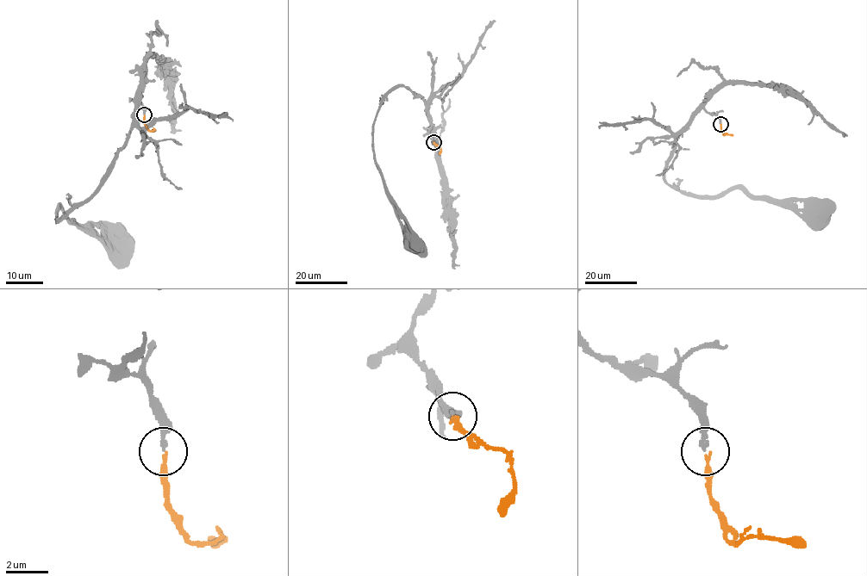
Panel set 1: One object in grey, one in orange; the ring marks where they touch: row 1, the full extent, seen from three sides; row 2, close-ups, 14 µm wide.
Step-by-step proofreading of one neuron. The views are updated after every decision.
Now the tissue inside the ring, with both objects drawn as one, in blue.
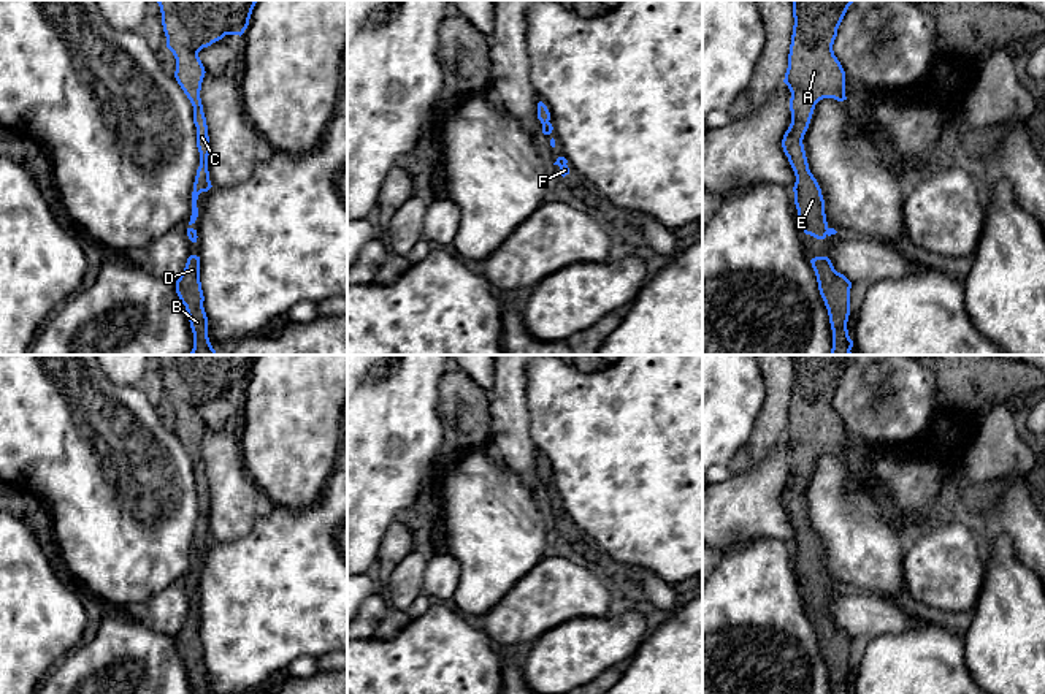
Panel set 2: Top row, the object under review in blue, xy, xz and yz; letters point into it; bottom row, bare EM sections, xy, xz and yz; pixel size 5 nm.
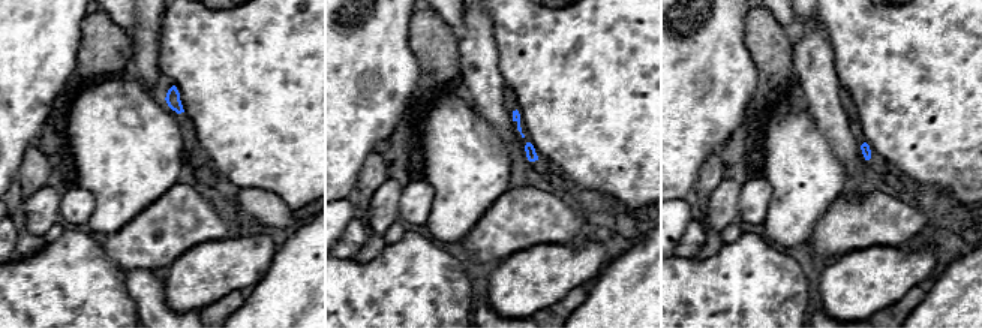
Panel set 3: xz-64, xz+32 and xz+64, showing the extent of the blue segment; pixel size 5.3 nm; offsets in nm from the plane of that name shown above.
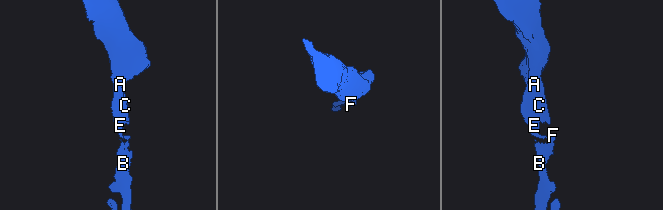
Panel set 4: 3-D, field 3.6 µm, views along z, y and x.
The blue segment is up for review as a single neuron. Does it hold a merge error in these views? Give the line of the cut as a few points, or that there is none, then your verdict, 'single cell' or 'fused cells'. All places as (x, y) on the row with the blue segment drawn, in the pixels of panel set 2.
no cut; single cell

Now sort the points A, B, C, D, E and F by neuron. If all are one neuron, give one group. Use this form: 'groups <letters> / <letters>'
groups A B C D E F

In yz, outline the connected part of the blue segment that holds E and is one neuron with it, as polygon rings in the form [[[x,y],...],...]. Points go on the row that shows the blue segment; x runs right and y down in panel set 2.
[[[793,0],[793,35],[783,82],[791,92],[791,124],[782,147],[794,171],[798,219],[806,235],[817,239],[836,235],[828,227],[821,189],[809,170],[804,135],[815,105],[823,98],[845,97],[845,71],[834,55],[837,29],[853,0]]]

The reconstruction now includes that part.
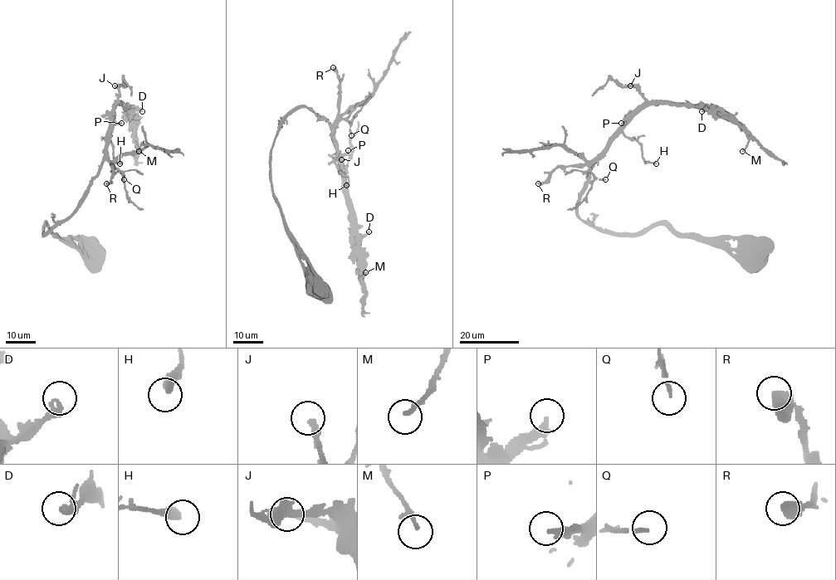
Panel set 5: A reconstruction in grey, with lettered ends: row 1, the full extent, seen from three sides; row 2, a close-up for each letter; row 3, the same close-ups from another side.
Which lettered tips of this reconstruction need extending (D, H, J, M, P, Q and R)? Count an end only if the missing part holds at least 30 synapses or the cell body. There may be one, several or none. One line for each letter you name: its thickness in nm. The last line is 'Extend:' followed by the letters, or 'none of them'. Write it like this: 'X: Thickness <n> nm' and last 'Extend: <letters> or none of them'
P: Thickness 340 nm
R: Thickness 480 nm
Extend: P, R

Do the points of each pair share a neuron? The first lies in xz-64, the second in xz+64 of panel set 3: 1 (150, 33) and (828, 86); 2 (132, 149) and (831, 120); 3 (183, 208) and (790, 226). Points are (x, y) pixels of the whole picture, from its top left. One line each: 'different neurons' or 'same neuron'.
1: same neuron
2: different neurons
3: different neurons

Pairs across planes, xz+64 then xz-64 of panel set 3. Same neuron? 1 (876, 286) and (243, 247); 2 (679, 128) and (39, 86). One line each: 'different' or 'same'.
1: same
2: same

